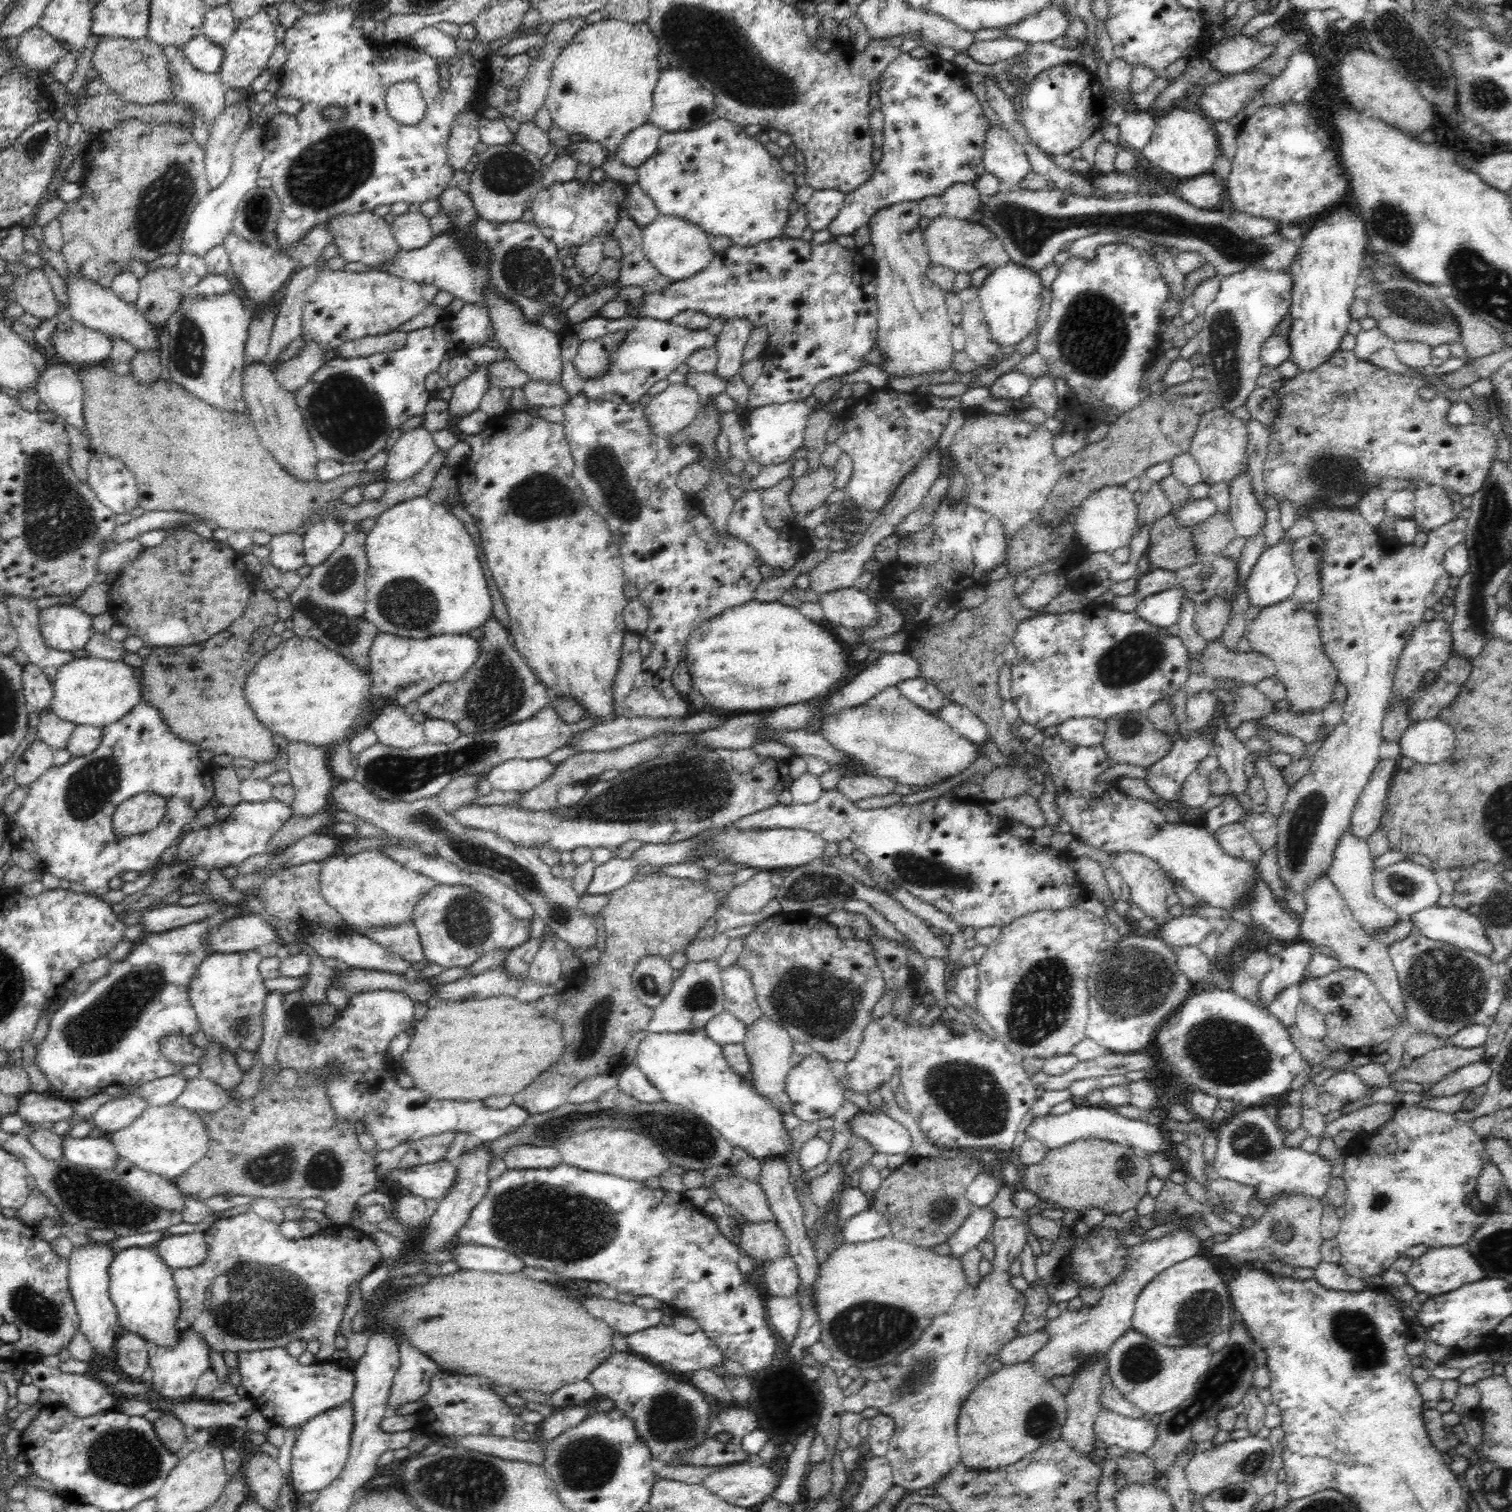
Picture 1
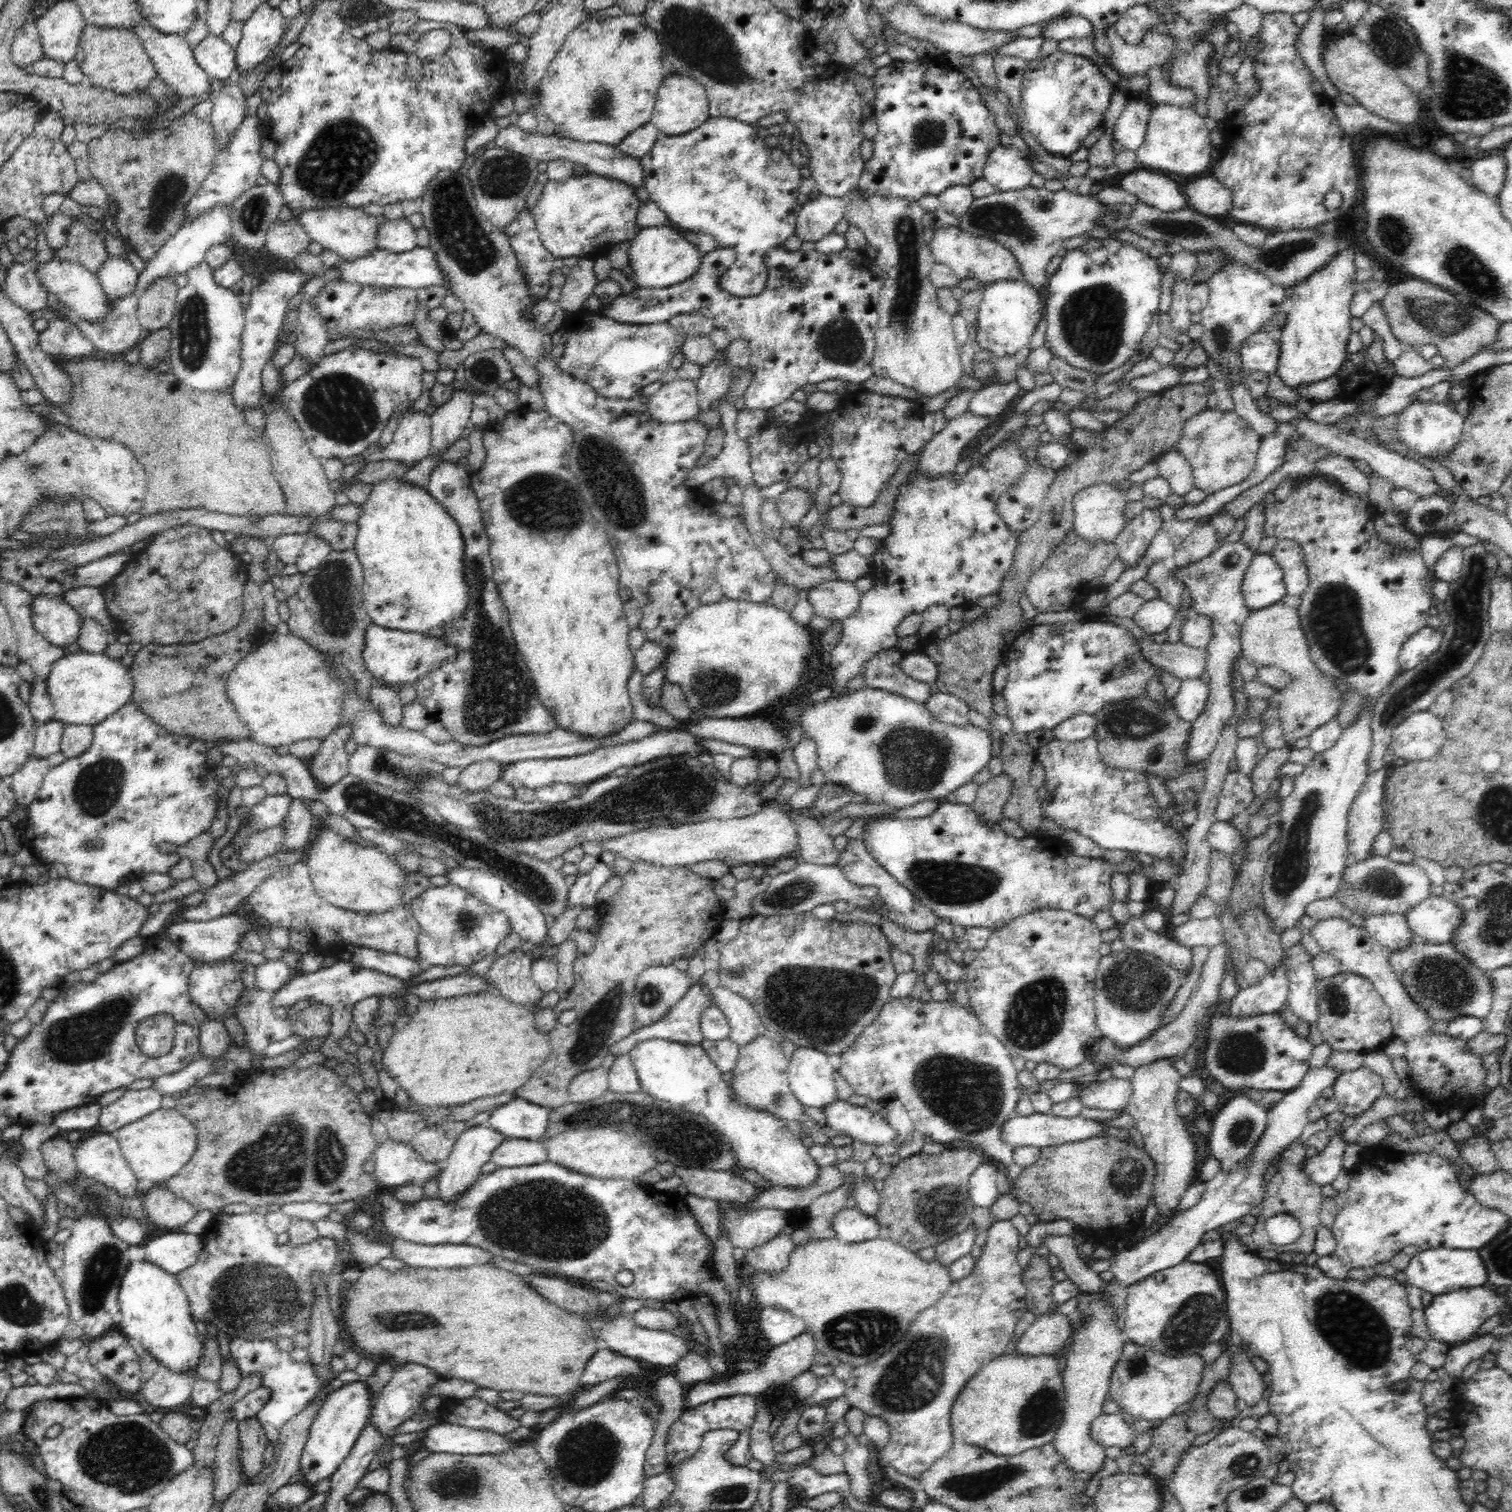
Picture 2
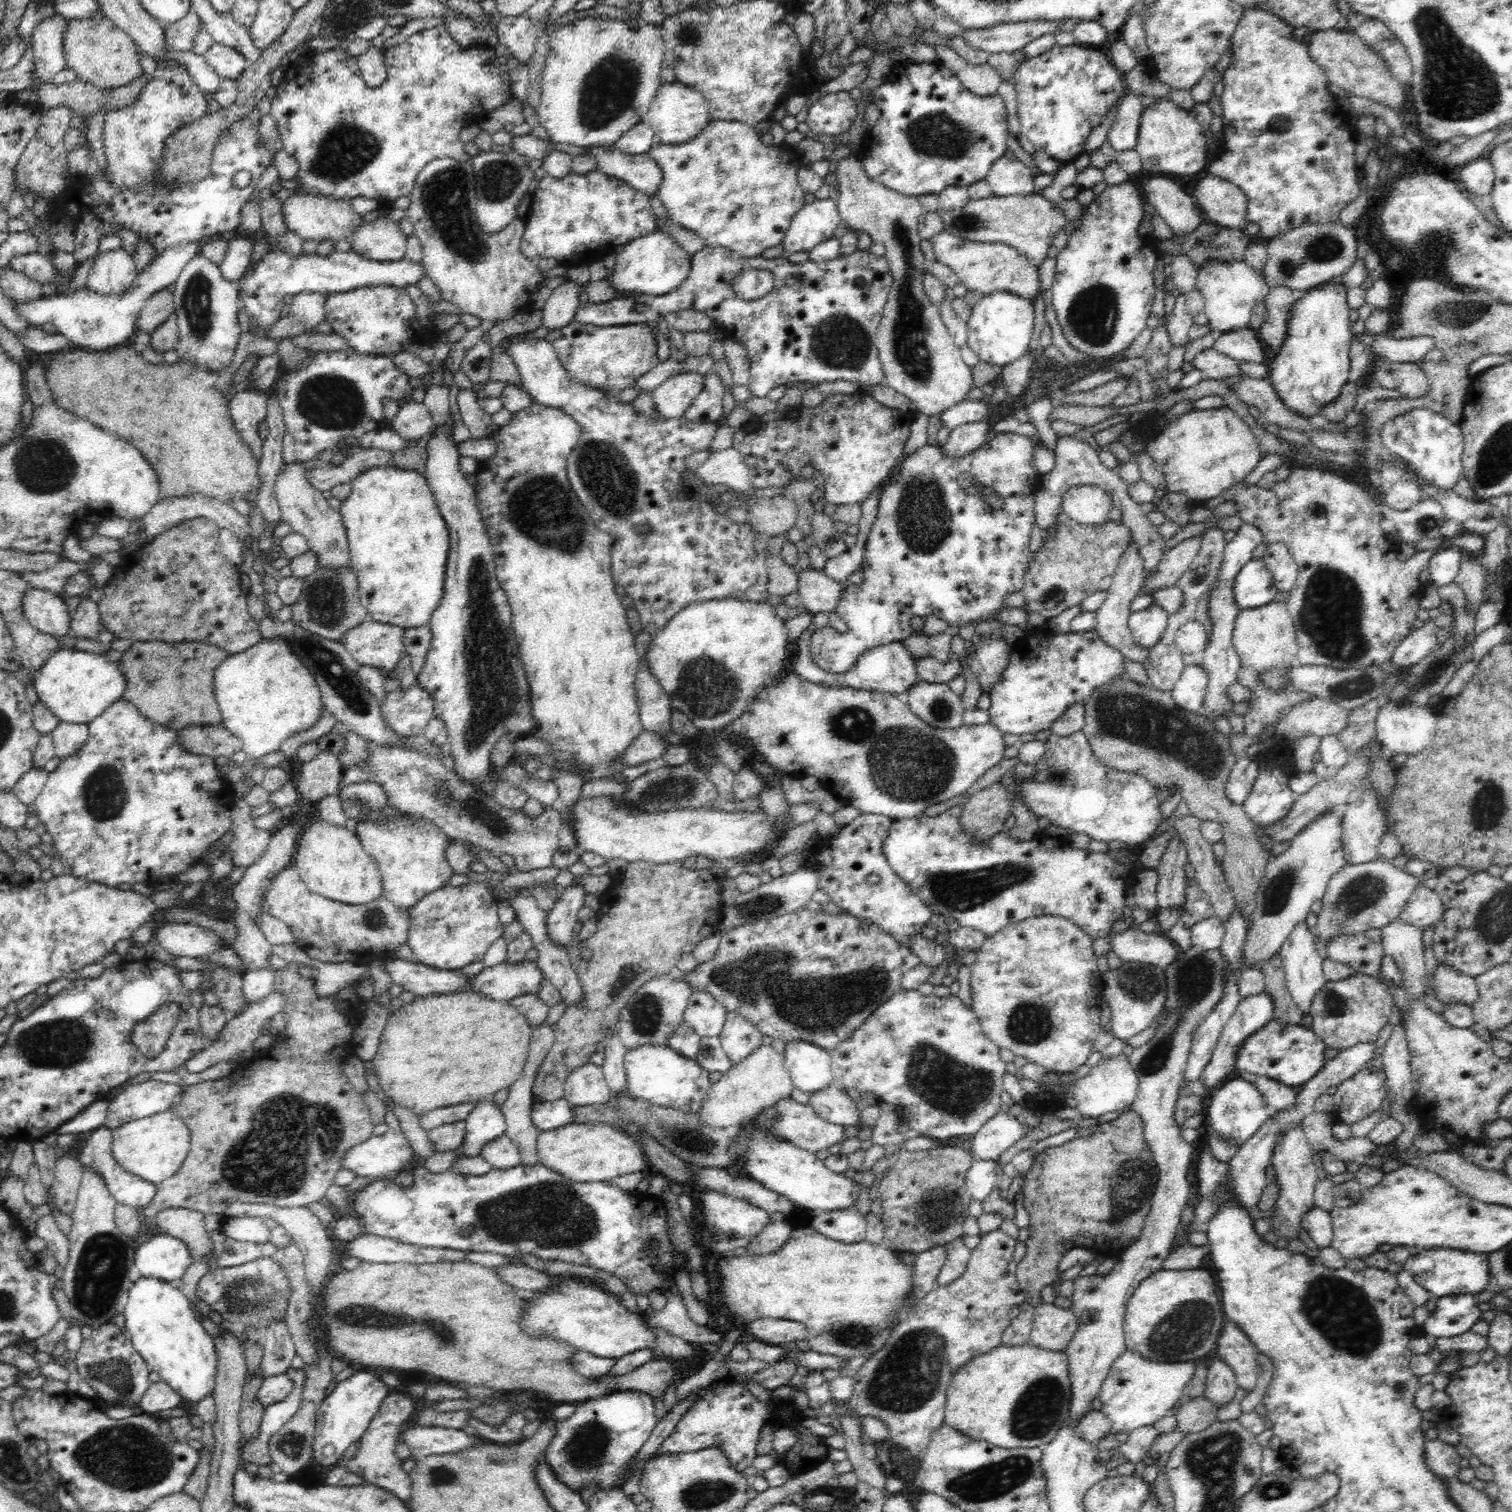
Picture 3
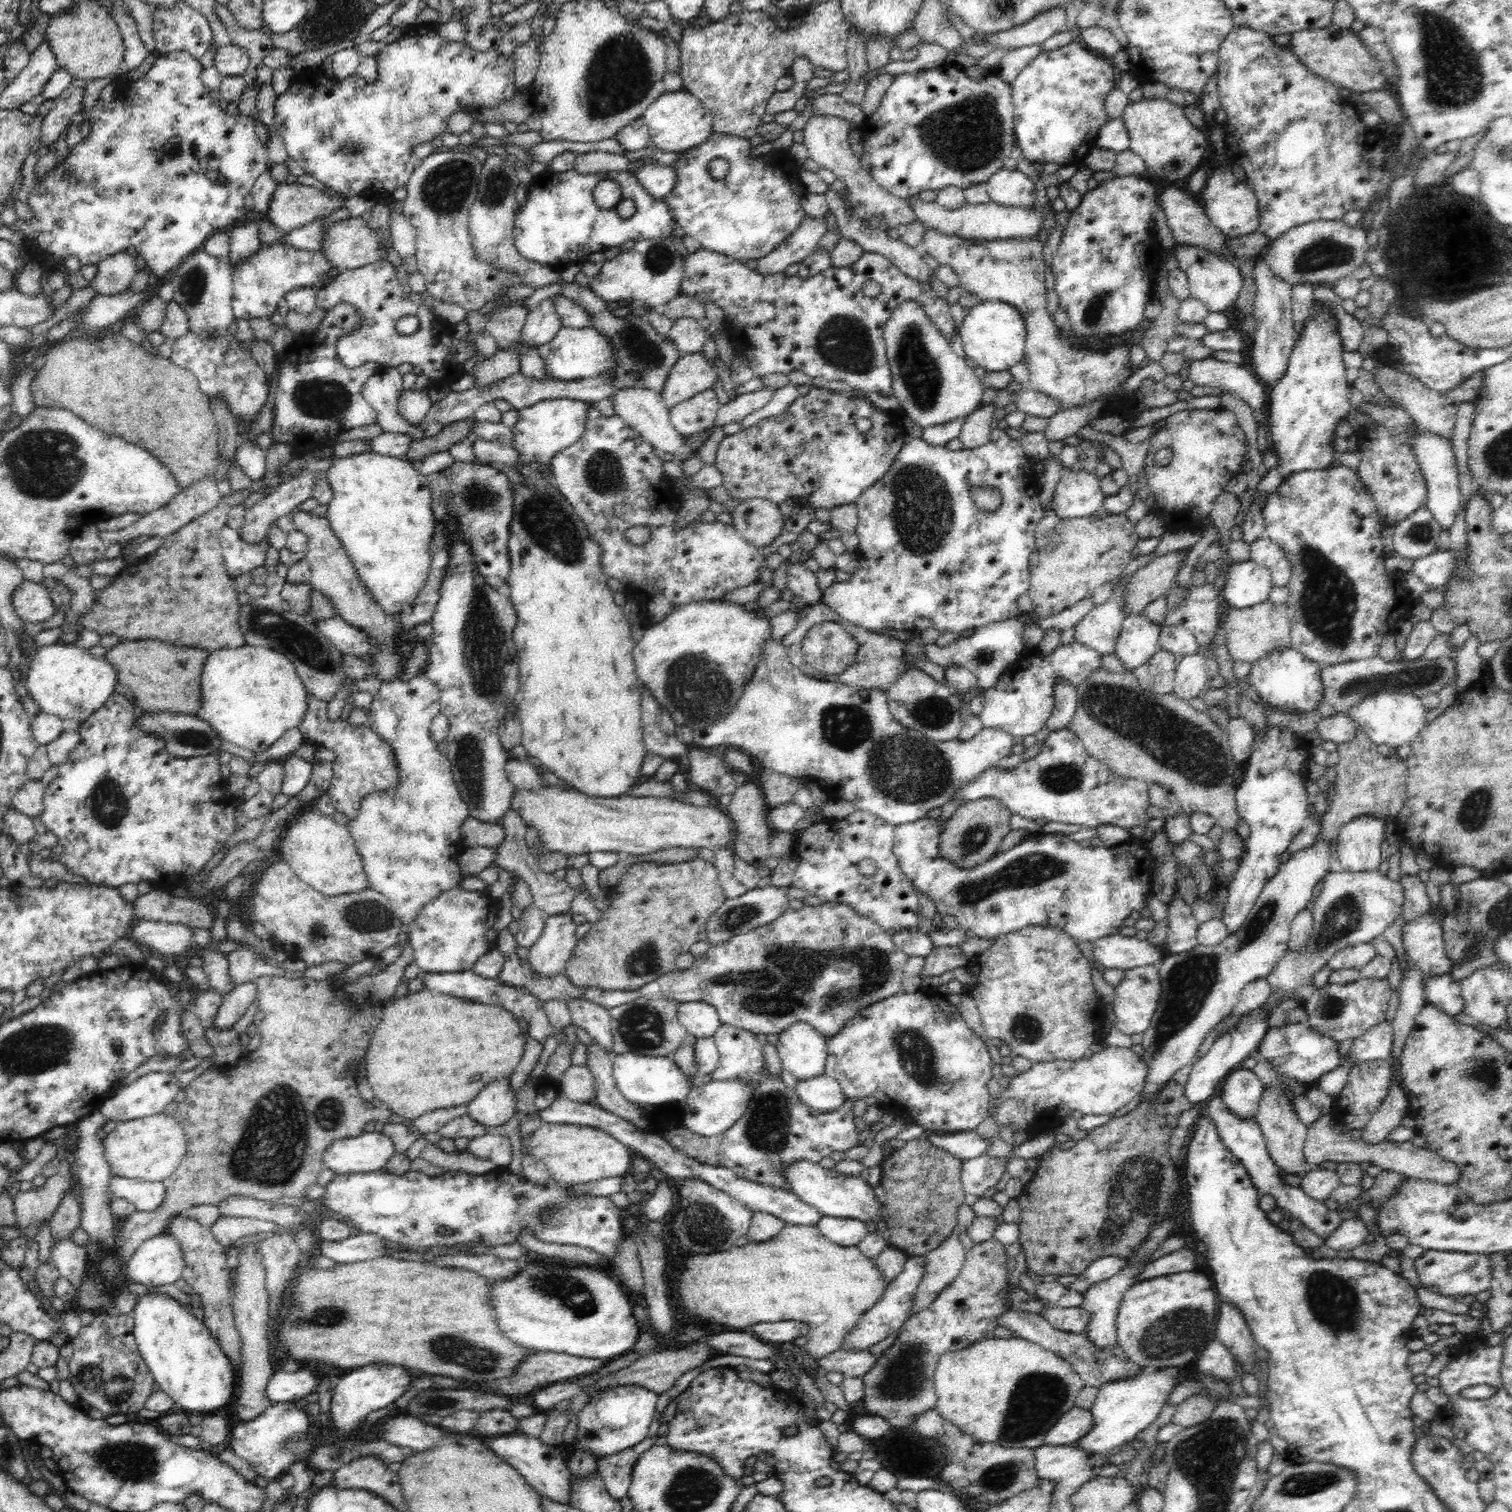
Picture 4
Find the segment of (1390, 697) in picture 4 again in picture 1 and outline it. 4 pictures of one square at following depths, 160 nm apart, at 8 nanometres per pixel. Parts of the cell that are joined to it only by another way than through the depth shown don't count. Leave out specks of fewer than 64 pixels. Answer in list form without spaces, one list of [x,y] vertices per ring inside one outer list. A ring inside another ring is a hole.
[[[1417,720],[1400,739],[1401,755],[1416,765],[1438,764],[1453,756],[1457,748],[1454,728],[1447,721]]]

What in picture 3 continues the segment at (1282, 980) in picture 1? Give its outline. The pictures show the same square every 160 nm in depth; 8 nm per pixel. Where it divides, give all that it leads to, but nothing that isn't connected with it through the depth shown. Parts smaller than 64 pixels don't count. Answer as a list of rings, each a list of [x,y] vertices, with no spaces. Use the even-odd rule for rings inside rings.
[[[1266,991],[1261,992],[1260,994],[1247,996],[1244,1000],[1241,1000],[1236,1008],[1236,1012],[1232,1014],[1228,1019],[1228,1022],[1224,1025],[1210,1062],[1204,1066],[1204,1070],[1202,1070],[1200,1081],[1205,1086],[1206,1093],[1209,1092],[1210,1088],[1214,1088],[1220,1080],[1224,1080],[1224,1078],[1235,1069],[1234,1063],[1238,1047],[1244,1040],[1246,1040],[1246,1038],[1248,1038],[1248,1035],[1251,1035],[1255,1030],[1262,1028],[1262,1026],[1269,1020],[1272,1020],[1274,1012],[1274,1002],[1272,1001],[1272,997],[1270,997]]]

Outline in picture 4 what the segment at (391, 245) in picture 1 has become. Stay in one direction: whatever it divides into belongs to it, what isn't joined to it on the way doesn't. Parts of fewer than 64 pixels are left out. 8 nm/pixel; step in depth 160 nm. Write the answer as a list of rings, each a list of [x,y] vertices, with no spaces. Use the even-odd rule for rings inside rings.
[[[278,182],[272,202],[266,212],[267,218],[276,228],[288,233],[306,226],[308,222],[330,216],[335,210],[344,208],[344,201],[326,191],[294,182]]]

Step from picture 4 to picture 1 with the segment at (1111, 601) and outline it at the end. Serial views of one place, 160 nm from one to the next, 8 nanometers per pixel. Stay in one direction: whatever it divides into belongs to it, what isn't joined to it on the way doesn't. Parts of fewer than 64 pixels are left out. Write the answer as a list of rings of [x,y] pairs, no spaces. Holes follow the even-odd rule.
[[[1160,481],[1153,482],[1150,490],[1143,495],[1141,503],[1138,505],[1137,530],[1143,526],[1156,524],[1159,518],[1172,512],[1172,503],[1168,501],[1168,495],[1160,487]],[[1220,640],[1208,642],[1198,654],[1188,654],[1190,674],[1210,676],[1214,679],[1236,679],[1243,684],[1258,684],[1276,674],[1274,661],[1259,652],[1230,651]]]

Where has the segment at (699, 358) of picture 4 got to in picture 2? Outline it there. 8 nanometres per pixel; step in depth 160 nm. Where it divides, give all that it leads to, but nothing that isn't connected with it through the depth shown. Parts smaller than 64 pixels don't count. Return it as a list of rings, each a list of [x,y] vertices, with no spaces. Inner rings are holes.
[[[676,378],[673,382],[664,384],[652,396],[645,398],[645,405],[649,415],[658,422],[676,423],[680,421],[692,420],[700,412],[698,407],[697,382],[692,380],[682,380]]]

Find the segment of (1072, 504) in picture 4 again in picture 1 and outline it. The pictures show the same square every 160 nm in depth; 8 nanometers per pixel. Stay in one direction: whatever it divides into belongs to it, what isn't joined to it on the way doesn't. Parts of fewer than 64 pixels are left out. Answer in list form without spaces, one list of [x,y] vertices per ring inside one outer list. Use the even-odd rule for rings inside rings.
[[[1124,485],[1102,487],[1100,490],[1092,492],[1091,496],[1084,499],[1076,512],[1076,537],[1081,542],[1083,548],[1088,552],[1111,553],[1116,548],[1129,546],[1132,536],[1137,530],[1138,503],[1132,497]]]

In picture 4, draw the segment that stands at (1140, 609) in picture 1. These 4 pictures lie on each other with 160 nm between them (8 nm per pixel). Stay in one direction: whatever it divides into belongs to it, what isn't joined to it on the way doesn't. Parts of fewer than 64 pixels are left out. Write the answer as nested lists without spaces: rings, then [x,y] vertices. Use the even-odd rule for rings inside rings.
[[[1130,613],[1122,624],[1116,640],[1116,657],[1133,672],[1144,664],[1159,648],[1161,626],[1148,619],[1144,613]]]

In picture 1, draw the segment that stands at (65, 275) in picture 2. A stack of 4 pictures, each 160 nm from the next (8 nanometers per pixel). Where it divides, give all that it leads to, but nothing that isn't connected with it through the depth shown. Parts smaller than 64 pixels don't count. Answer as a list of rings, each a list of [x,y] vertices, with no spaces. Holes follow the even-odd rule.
[[[70,274],[65,280],[67,283],[67,293],[70,298],[69,313],[73,320],[80,322],[88,328],[103,332],[109,337],[123,338],[126,342],[132,343],[138,351],[152,352],[152,350],[162,350],[158,339],[158,330],[152,323],[138,311],[134,305],[126,304],[113,292],[110,287],[104,288],[100,284],[84,279],[84,277],[74,277]]]

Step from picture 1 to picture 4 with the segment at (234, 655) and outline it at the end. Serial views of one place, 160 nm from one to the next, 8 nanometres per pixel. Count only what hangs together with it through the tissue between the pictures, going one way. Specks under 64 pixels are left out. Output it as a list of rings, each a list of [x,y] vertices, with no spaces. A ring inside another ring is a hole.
[[[120,640],[115,647],[106,650],[103,658],[116,669],[115,692],[128,697],[140,711],[182,715],[196,715],[200,711],[200,676],[204,660],[208,658],[206,649],[161,640]]]

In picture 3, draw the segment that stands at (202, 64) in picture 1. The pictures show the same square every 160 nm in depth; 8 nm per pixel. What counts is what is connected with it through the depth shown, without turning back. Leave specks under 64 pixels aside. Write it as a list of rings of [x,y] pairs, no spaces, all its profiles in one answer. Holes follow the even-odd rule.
[[[213,43],[203,54],[206,62],[218,73],[221,80],[234,79],[249,65],[249,61],[234,48]]]

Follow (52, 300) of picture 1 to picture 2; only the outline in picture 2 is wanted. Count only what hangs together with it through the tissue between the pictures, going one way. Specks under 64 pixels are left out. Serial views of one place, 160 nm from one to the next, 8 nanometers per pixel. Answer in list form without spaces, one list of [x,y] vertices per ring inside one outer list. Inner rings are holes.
[[[14,262],[9,266],[4,291],[16,306],[28,313],[47,308],[48,289],[42,285],[35,270],[36,263]]]

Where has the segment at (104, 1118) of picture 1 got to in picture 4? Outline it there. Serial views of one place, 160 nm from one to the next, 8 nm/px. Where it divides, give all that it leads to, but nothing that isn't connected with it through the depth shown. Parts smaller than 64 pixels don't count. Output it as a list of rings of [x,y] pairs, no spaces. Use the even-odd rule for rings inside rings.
[[[151,1072],[130,1084],[124,1085],[114,1096],[106,1096],[99,1110],[102,1111],[107,1121],[116,1120],[119,1123],[146,1118],[147,1116],[156,1116],[163,1113],[162,1110],[174,1100],[179,1089],[177,1073]]]

